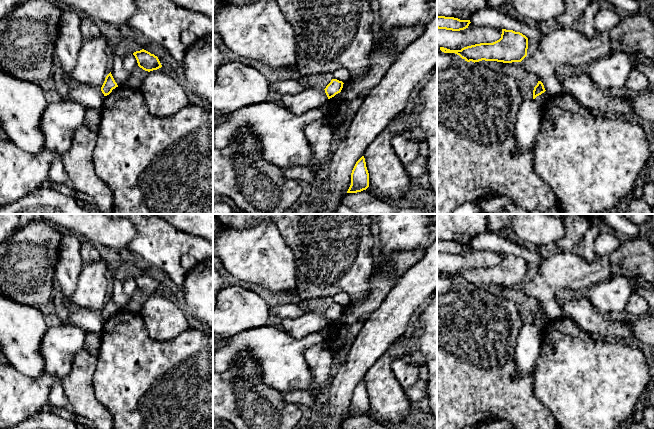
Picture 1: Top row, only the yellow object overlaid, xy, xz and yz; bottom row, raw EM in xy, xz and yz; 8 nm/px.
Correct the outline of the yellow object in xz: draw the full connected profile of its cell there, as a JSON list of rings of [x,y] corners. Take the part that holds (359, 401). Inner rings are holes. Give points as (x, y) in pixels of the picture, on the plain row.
[[[364,380],[355,388],[351,397],[351,409],[347,417],[357,417],[369,411],[369,397],[366,391]]]

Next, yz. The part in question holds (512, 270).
[[[502,253],[501,262],[493,267],[480,267],[450,274],[440,271],[444,277],[455,277],[467,286],[497,285],[521,286],[527,280],[528,262],[520,256]]]

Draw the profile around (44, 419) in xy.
[[[43,409],[8,429],[78,429],[75,422],[64,419],[47,409]]]

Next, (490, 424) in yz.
[[[488,421],[479,424],[479,429],[511,429],[514,426],[508,421]]]

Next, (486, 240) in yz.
[[[485,231],[478,234],[471,240],[470,246],[480,251],[495,250],[501,253],[520,256],[528,263],[534,264],[537,268],[541,267],[543,261],[536,252],[529,251],[526,246],[511,243],[493,232]]]

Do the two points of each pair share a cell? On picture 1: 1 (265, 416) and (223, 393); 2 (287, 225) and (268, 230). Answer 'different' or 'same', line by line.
1: same
2: different

